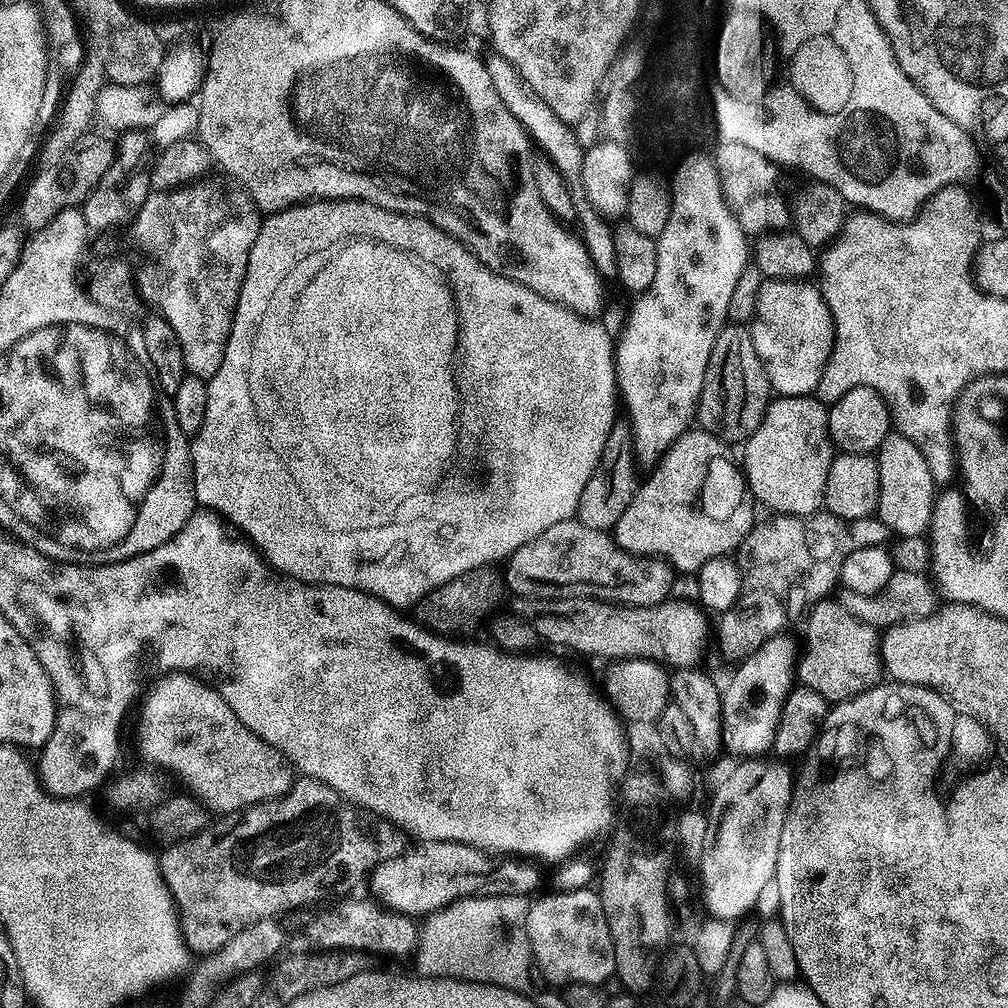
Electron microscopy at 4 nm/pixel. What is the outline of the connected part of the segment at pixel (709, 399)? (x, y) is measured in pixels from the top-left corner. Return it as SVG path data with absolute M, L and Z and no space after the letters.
M735 322L725 324L714 342L714 350L710 350L700 404L696 408L699 427L732 446L747 442L754 430L762 426L762 418L773 396L764 363L754 348L751 327Z

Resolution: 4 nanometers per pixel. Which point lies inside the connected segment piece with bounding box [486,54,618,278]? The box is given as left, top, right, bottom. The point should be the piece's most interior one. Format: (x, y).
(562, 149)

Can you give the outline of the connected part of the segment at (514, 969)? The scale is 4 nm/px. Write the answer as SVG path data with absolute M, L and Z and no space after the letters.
M466 896L437 912L427 913L420 939L414 953L415 975L447 980L473 980L479 984L493 984L512 992L527 993L534 976L532 947L526 934L526 914L529 901L523 896Z

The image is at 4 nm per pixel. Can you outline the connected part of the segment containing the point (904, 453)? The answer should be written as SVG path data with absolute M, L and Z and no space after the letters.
M889 431L878 449L880 462L880 507L878 515L882 523L900 538L921 536L932 527L932 512L936 508L938 486L932 480L930 466L922 458L922 450L902 433Z

